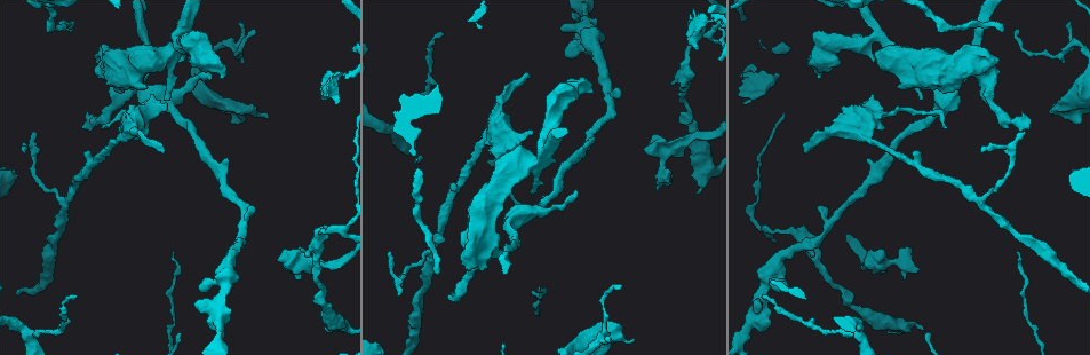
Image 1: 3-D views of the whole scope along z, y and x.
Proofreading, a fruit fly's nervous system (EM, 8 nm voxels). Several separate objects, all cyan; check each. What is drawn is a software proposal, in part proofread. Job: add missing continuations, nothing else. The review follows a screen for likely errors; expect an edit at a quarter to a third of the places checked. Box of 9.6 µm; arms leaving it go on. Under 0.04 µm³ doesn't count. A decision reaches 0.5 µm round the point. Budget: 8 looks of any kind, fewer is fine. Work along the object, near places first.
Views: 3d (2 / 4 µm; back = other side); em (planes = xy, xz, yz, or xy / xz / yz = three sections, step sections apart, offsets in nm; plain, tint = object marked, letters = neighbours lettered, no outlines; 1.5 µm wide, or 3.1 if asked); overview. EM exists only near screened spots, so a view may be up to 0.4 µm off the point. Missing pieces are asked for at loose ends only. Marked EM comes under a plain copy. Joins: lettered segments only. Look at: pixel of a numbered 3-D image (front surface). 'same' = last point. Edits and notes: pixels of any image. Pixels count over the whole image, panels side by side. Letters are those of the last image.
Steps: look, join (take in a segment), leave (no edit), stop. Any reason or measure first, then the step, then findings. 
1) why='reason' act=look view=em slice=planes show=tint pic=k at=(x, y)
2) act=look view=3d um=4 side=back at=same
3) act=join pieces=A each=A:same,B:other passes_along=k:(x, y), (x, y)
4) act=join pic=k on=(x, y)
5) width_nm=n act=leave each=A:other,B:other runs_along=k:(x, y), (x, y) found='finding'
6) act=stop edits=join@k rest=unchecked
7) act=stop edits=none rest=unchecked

why='branch stops here' act=look view=3d um=4 pic=1 at=(656, 189)

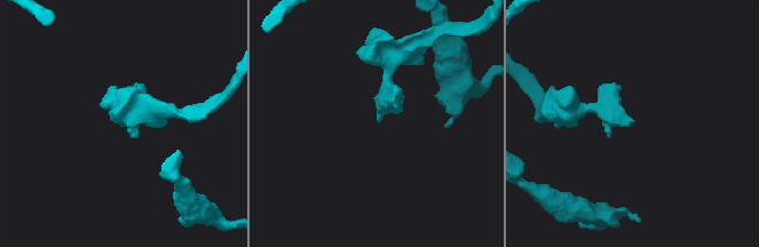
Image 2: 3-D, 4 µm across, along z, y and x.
why='need the tissue' act=look view=em slice=planes show=letters pic=2 at=(378, 118)

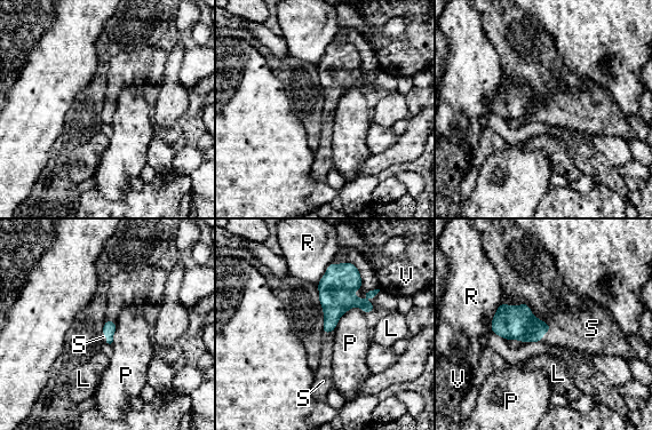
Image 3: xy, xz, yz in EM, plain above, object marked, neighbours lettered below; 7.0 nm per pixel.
act=join pieces=S each=L:other,P:other,R:other,S:same,V:other passes_along=3:(518, 323), (545, 332), (580, 329) found='the neuron continues'

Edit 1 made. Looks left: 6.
act=look view=overview

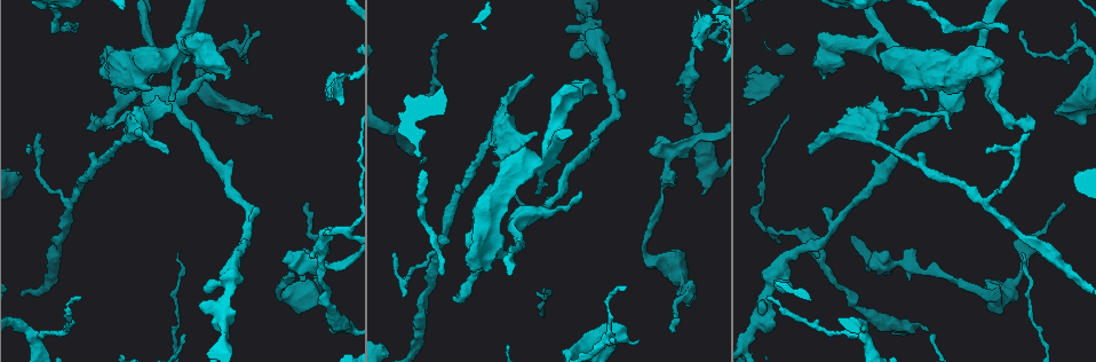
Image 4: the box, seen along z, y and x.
why='stops while still wide' act=look view=3d um=2 pic=4 at=(635, 343)

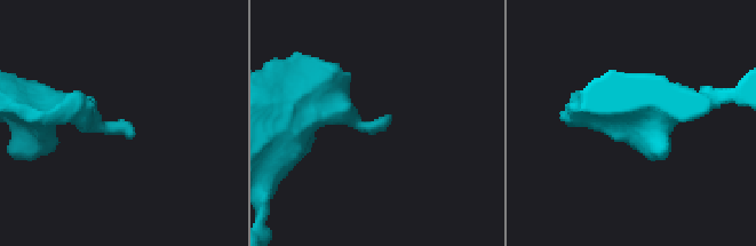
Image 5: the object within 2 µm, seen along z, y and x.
act=look view=em slice=yz step=4 show=tint pic=5 at=(133, 135)

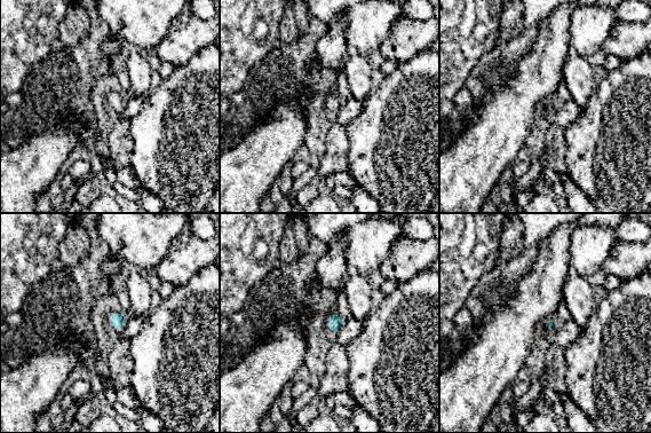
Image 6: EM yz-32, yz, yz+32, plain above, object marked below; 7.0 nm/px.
why='cut it another way' act=look view=em slice=planes show=letters at=same

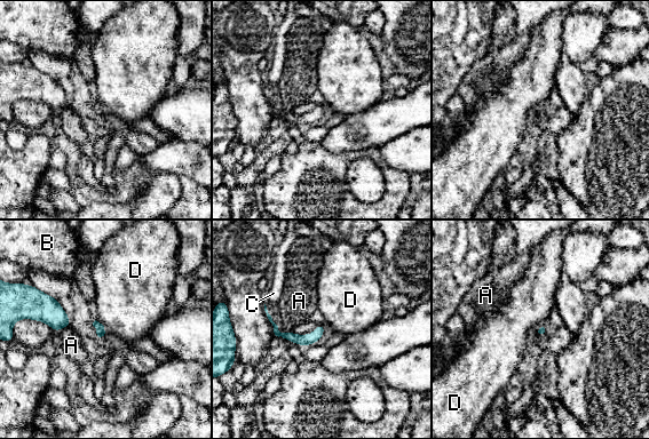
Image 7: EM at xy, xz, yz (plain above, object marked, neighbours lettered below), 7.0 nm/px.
act=leave each=A:other,B:other,C:other,D:other border=7:(95, 320), (104, 326) found='none of them fits'

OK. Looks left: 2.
why='an open end' act=look view=em slice=yz step=4 show=letters pic=4 at=(166, 153)

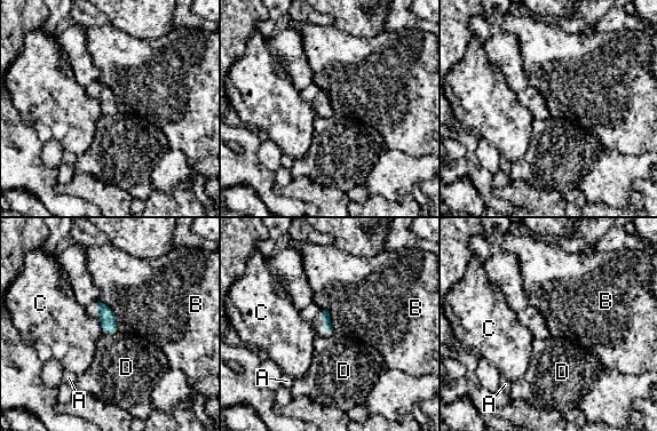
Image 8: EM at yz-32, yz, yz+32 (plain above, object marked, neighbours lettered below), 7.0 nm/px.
why='cut it another way' act=look view=em slice=planes show=letters at=same

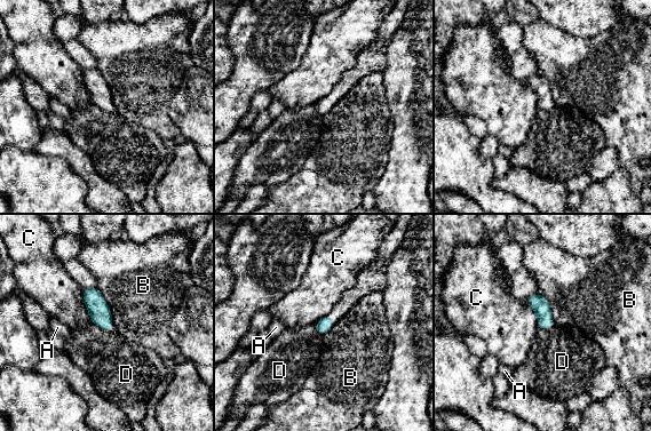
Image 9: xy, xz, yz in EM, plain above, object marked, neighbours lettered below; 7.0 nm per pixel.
act=leave each=A:other,B:other,C:other,D:other border=9:(93, 322), (110, 332) found='none of them fits'

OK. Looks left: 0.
act=stop edits=join@3 rest=unchecked

